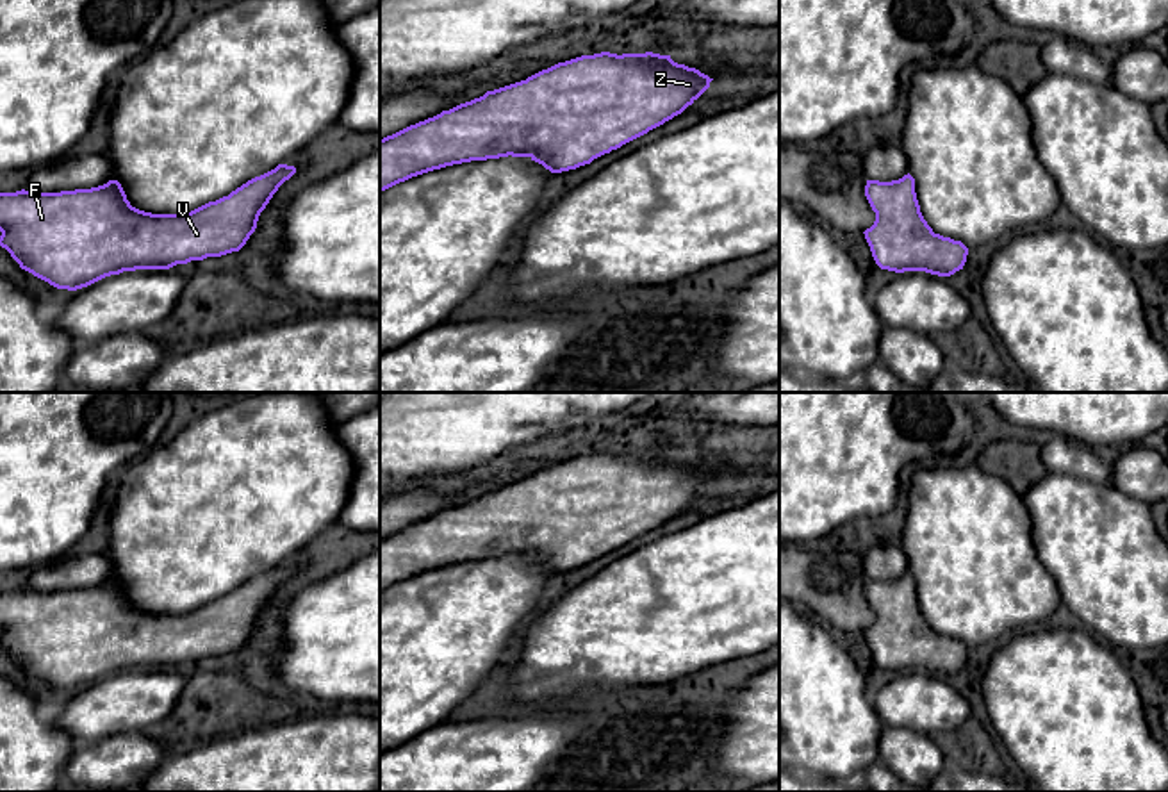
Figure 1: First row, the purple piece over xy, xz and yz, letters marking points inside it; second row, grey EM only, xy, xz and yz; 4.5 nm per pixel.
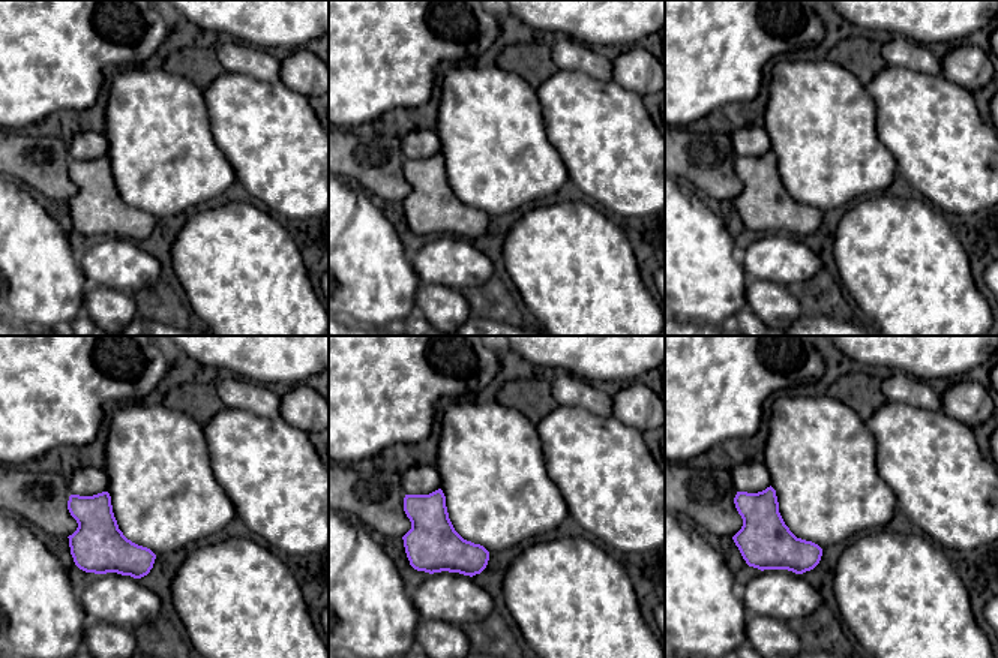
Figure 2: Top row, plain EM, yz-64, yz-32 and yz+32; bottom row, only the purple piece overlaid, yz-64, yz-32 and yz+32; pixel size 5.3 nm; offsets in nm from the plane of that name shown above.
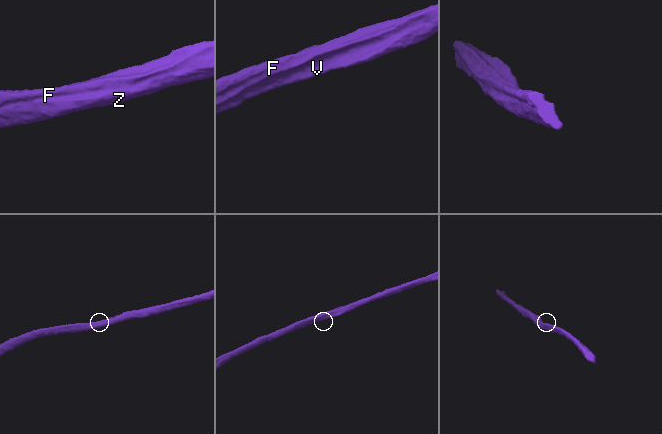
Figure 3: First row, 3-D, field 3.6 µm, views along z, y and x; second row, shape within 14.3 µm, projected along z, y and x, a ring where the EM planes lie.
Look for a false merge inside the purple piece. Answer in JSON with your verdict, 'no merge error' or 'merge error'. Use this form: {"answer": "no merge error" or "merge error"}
{"answer": "no merge error"}

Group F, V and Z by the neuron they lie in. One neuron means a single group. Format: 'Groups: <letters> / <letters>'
Groups: F V Z

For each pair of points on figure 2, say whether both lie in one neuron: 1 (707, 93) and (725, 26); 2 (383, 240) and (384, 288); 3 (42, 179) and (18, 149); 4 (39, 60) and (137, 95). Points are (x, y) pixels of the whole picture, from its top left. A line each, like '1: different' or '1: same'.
1: same
2: same
3: same
4: different

